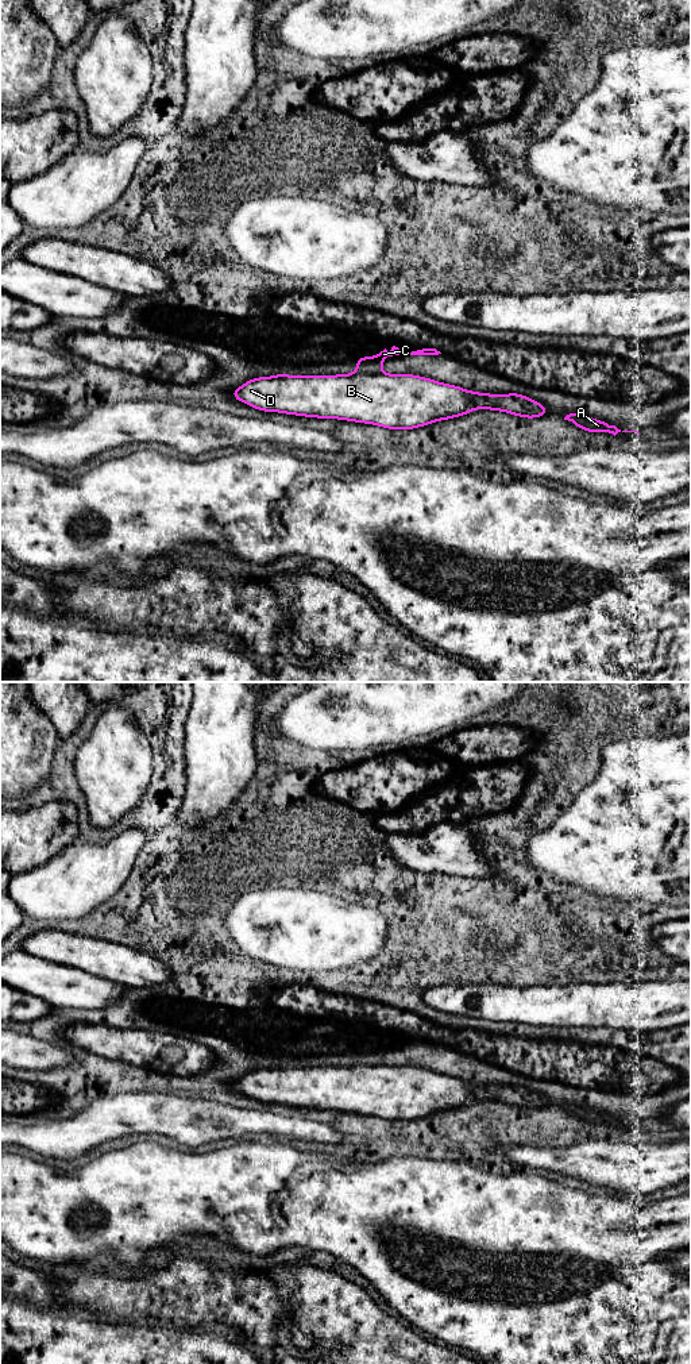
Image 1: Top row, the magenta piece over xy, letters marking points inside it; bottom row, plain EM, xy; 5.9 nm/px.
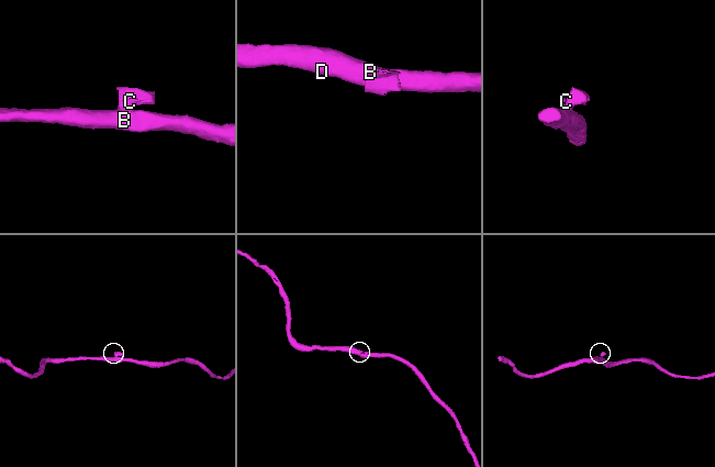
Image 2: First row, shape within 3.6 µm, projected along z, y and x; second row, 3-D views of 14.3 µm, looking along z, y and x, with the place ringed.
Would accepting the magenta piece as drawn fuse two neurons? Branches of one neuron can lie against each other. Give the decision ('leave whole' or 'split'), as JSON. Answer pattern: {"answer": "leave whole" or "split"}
{"answer": "split"}

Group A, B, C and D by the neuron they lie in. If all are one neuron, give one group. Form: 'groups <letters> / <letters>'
groups A B D / C

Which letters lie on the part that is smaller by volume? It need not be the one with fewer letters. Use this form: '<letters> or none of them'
C

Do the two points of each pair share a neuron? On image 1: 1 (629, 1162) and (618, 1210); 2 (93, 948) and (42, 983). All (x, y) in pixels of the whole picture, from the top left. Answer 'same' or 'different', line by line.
1: different
2: different

